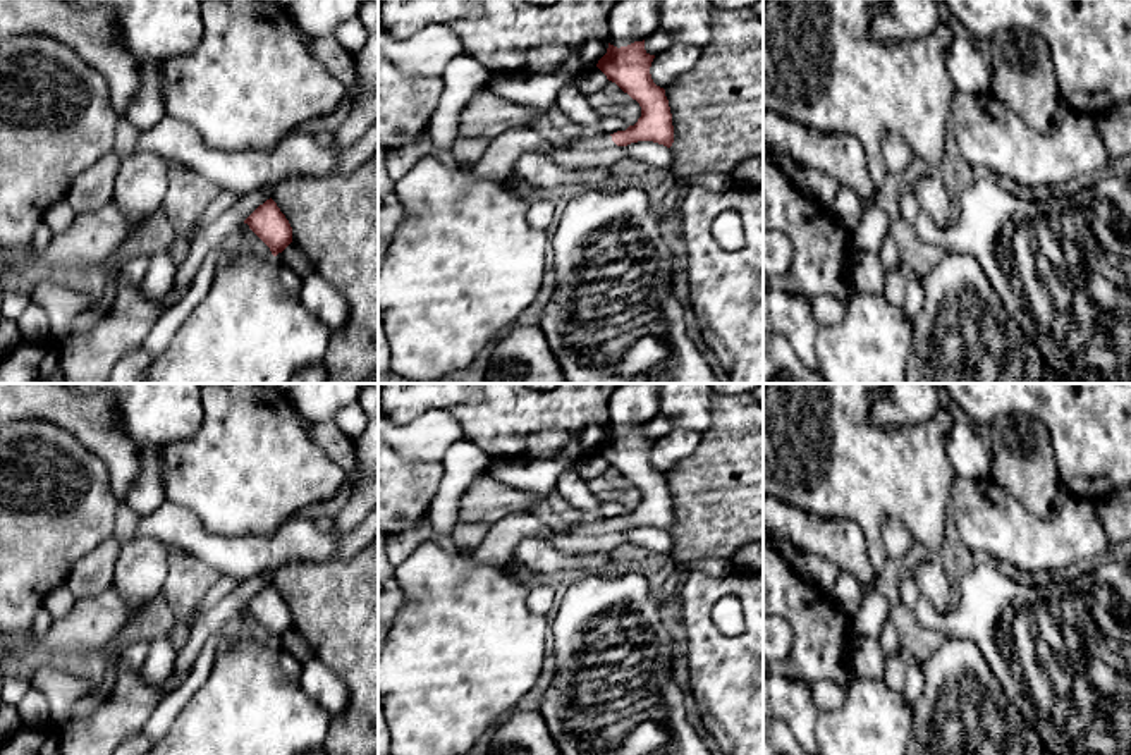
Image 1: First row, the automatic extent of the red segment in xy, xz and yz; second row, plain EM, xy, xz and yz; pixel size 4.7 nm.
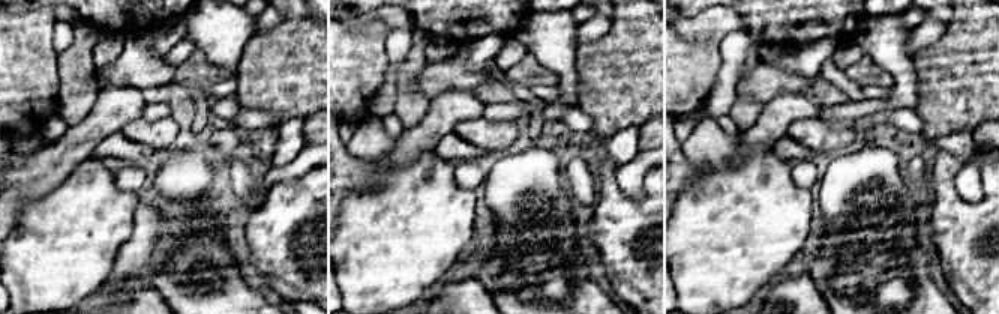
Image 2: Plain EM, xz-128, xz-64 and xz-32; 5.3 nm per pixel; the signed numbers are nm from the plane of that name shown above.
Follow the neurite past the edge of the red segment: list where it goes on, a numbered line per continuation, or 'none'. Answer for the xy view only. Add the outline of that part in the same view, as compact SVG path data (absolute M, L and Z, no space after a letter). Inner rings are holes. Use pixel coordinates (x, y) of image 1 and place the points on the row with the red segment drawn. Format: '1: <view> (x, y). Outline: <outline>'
none

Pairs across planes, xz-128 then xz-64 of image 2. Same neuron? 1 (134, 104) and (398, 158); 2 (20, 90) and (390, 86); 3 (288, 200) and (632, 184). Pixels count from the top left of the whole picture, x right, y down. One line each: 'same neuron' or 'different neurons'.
1: same neuron
2: different neurons
3: different neurons

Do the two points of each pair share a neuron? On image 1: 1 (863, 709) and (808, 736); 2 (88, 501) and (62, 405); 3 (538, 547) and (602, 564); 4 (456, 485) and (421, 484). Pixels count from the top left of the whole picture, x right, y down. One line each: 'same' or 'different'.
1: different
2: different
3: same
4: different

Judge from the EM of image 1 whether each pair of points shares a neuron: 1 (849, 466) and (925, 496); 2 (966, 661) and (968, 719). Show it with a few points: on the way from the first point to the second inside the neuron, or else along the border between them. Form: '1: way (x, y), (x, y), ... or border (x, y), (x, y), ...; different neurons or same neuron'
1: way (868, 475), (906, 477); same neuron
2: way (966, 675), (966, 705); same neuron

